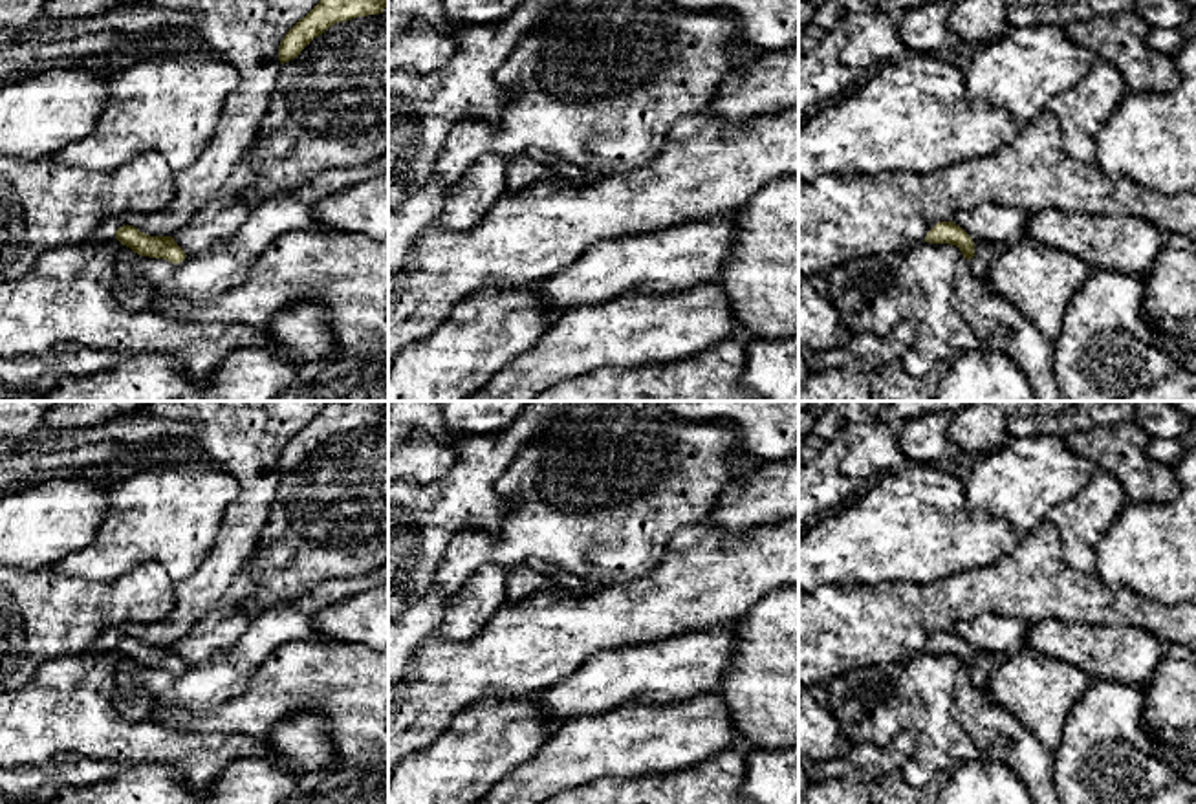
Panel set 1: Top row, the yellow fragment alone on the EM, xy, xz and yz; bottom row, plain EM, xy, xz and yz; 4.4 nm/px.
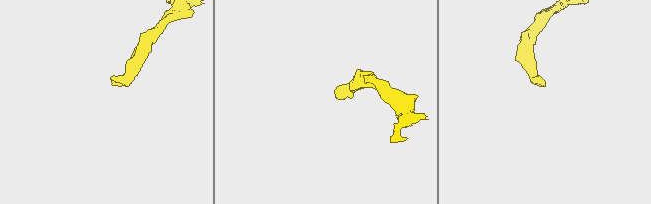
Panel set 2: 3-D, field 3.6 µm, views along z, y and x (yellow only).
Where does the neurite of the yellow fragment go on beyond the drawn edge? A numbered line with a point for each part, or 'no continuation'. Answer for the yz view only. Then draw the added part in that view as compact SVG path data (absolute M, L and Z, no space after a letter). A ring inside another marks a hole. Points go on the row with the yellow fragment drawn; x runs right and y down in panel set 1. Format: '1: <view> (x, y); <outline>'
1: yz (1006, 330); M967 258L960 262L952 302L985 335L984 346L1009 355L1026 374L1038 401L1068 401L1057 386L1053 342L1009 300L989 291Z

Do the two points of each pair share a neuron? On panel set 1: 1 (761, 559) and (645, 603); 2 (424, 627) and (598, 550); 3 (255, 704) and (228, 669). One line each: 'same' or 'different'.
1: same
2: same
3: different

